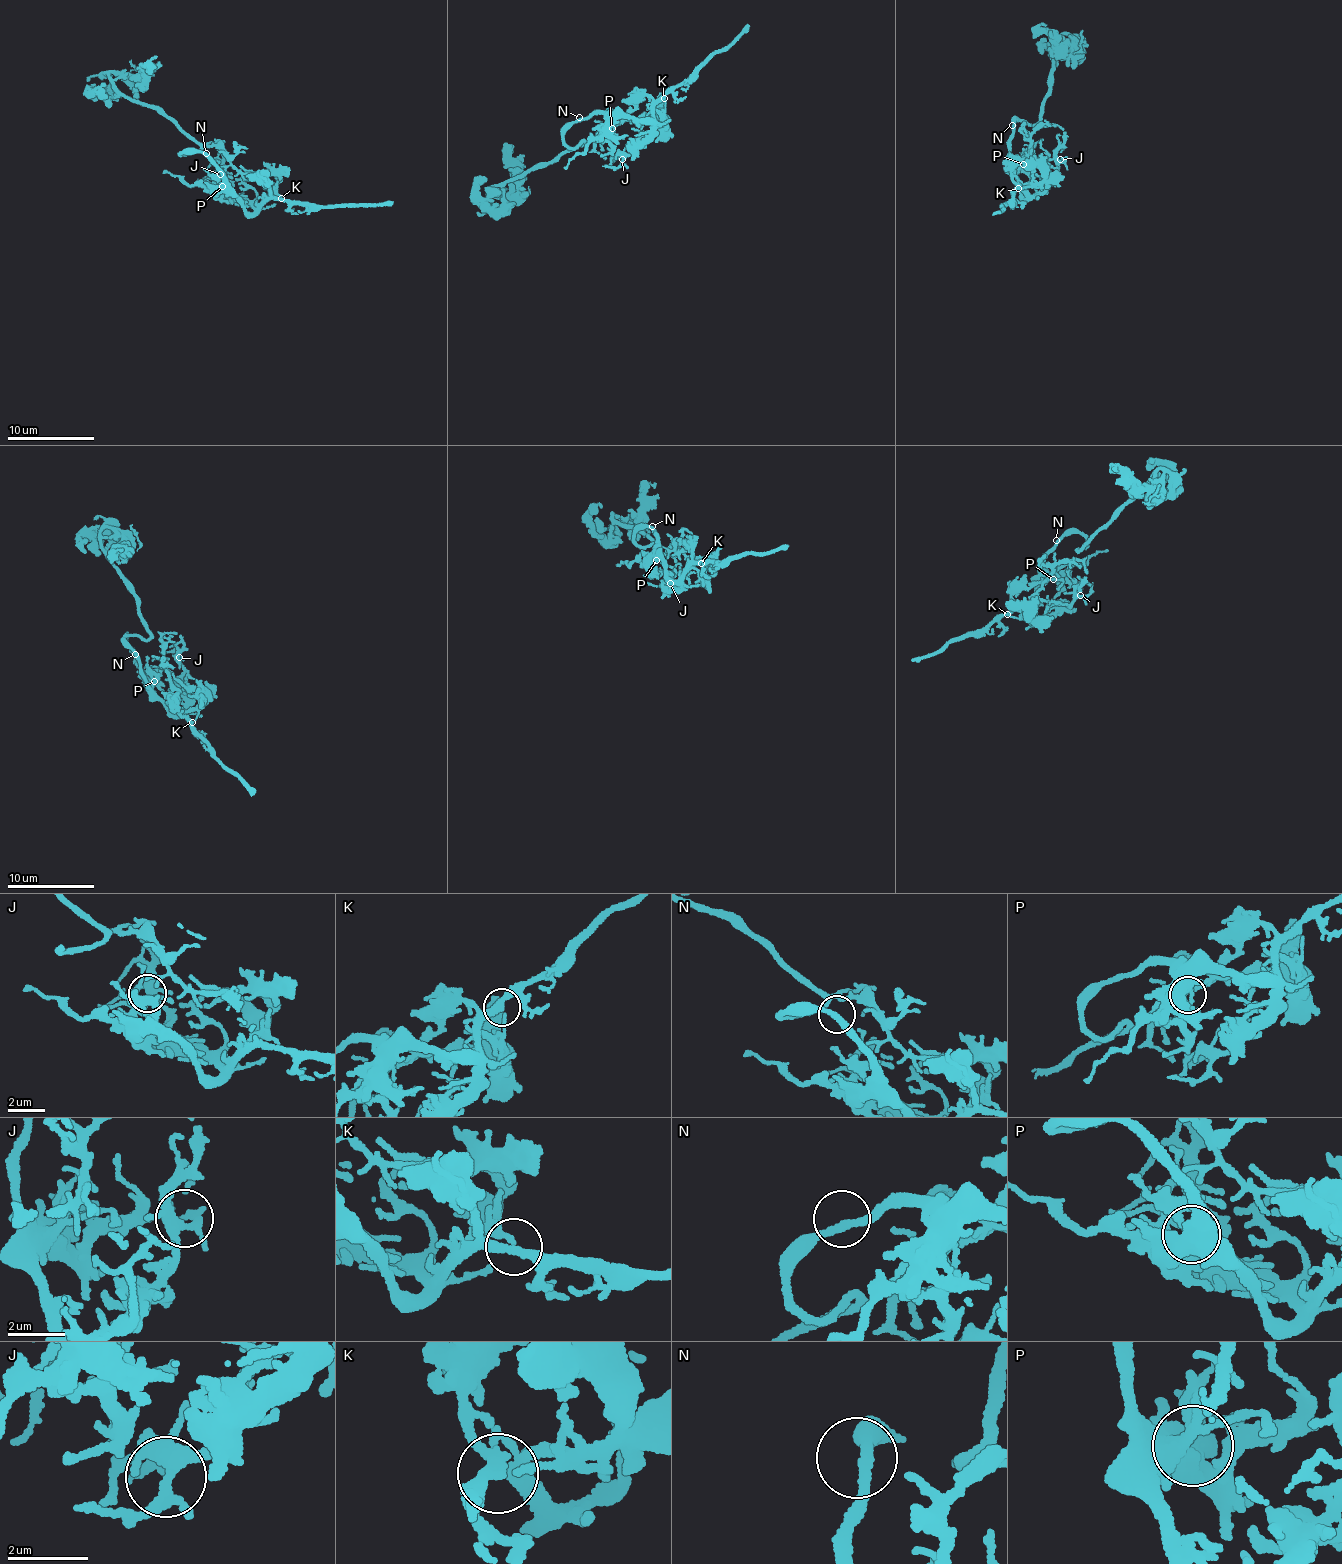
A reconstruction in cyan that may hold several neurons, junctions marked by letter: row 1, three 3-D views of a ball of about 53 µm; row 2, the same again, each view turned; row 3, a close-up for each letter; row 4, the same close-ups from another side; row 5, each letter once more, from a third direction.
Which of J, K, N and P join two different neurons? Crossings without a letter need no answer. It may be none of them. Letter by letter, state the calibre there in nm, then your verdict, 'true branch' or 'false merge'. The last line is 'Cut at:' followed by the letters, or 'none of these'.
J: 320 nm thick; true branch
K: 240 nm thick; true branch
N: 280 nm thick; true branch
P: 420 nm thick; true branch
Cut at: none of these

